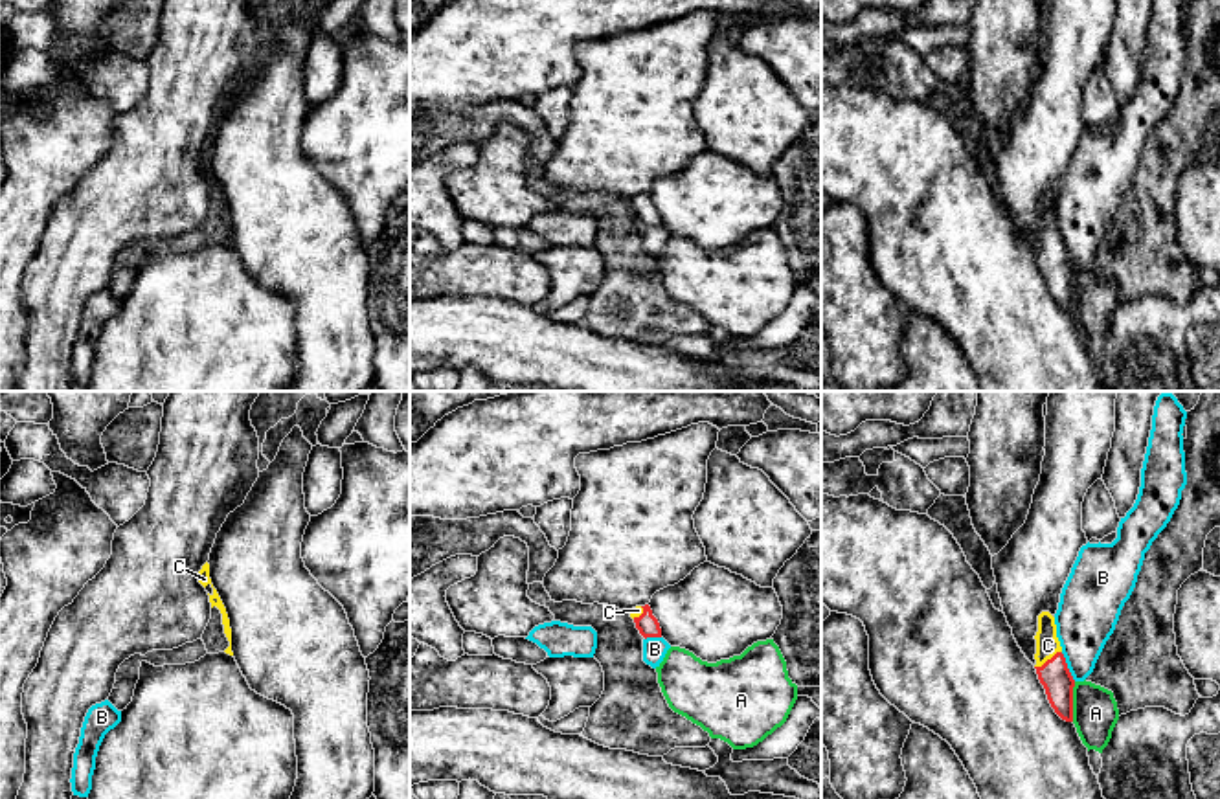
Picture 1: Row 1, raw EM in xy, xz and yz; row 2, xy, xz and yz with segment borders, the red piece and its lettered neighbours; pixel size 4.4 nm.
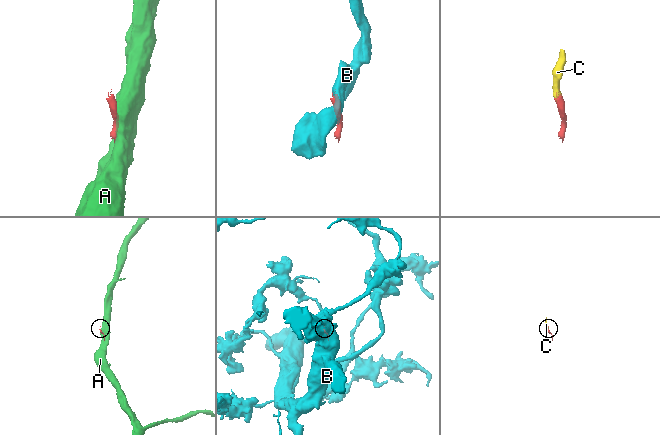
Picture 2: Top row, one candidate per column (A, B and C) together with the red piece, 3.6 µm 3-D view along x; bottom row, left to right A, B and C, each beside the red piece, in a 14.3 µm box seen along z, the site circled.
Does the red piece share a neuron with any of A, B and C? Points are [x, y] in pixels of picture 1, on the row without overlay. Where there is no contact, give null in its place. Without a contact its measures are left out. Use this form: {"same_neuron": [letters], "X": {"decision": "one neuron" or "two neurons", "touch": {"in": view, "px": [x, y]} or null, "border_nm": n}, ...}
{"same_neuron": ["C"], "A": {"decision": "two neurons", "touch": {"in": "yz", "px": [1072, 291]}, "border_nm": 180}, "B": {"decision": "two neurons", "touch": {"in": "yz", "px": [1066, 256]}, "border_nm": 140}, "C": {"decision": "one neuron", "touch": {"in": "yz", "px": [1048, 248]}, "border_nm": 140}}

